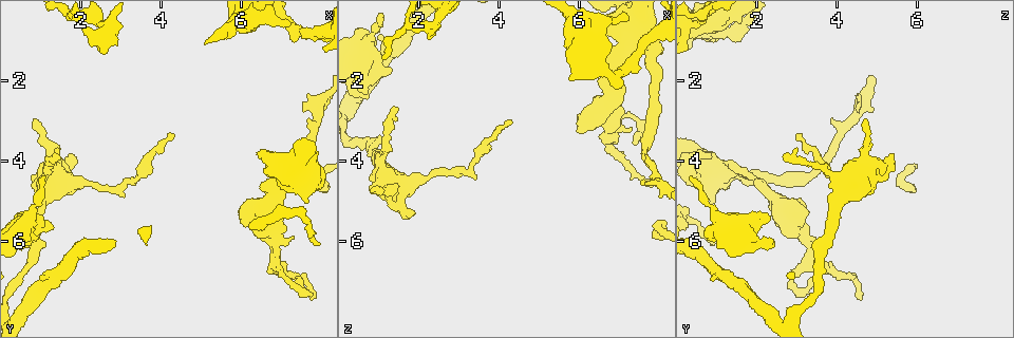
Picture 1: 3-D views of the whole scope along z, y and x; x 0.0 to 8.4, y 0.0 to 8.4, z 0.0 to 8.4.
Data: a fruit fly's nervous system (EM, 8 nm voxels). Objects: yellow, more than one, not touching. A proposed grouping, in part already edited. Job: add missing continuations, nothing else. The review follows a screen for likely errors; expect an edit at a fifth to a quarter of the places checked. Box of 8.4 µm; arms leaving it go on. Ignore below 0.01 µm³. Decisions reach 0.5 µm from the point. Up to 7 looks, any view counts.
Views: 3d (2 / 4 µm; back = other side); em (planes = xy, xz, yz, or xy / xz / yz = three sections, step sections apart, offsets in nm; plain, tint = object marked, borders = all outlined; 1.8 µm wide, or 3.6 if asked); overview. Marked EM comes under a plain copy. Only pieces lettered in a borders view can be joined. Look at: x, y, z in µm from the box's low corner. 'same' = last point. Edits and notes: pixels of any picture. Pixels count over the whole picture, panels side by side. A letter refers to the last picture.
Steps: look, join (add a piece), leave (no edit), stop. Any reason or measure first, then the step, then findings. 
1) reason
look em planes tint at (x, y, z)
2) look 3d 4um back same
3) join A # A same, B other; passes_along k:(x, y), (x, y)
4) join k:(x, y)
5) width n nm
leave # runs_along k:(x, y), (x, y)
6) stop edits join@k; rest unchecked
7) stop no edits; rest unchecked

free end
look 3d 4um at (1.35, 5.65, 1.75)

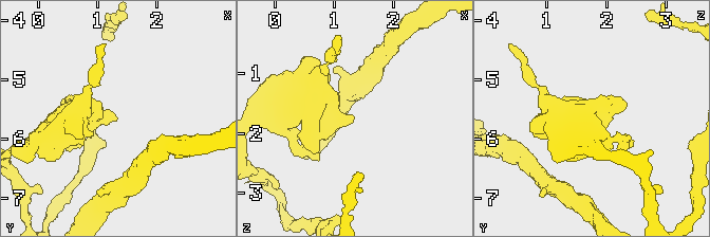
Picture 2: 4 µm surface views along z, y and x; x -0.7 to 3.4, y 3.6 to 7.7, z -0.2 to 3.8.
need the tissue
look em xz step 8 tint at (1.35, 5.70, 1.70)

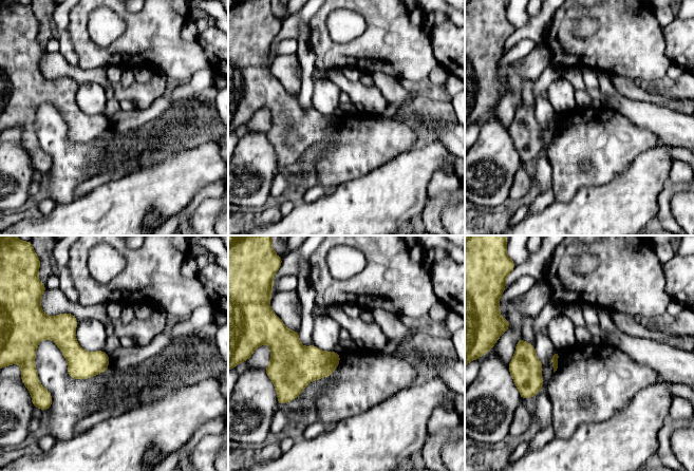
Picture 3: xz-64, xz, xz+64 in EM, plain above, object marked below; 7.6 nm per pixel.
cut it another way
look em xy step 4 borders same

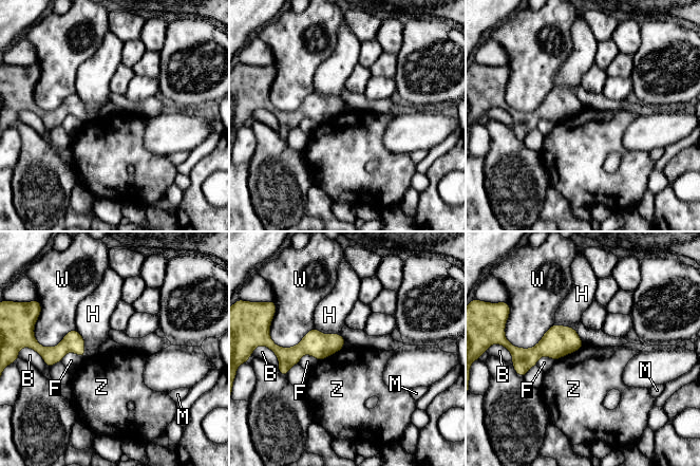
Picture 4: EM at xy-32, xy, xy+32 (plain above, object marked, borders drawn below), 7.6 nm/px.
leave # B other, F other, H other, M other, W other, Z other; border 4:(583, 345), (555, 360); none of them fits

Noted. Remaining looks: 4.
an open end
look 3d 2um at (1.85, 3.85, 5.40)

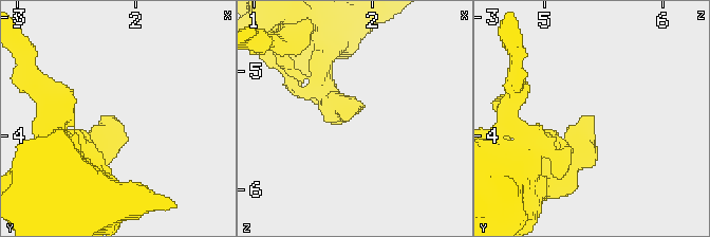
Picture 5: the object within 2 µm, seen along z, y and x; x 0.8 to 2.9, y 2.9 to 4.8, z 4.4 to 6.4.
shape alone is not enough
look em xz step 16 borders at (1.80, 3.82, 5.38)

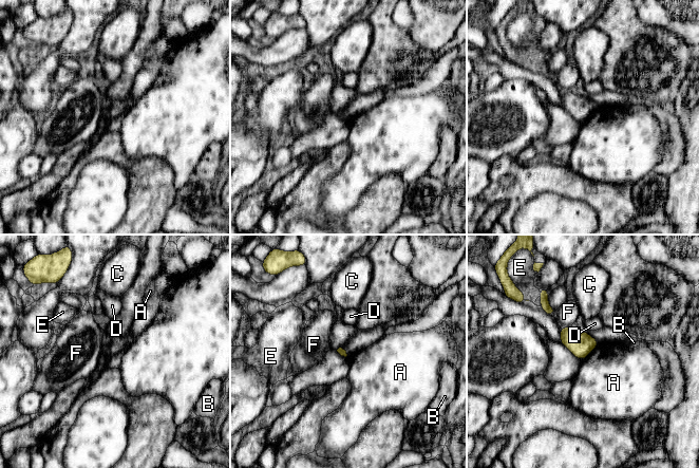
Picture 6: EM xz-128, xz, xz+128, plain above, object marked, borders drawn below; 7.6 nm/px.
look em planes borders same

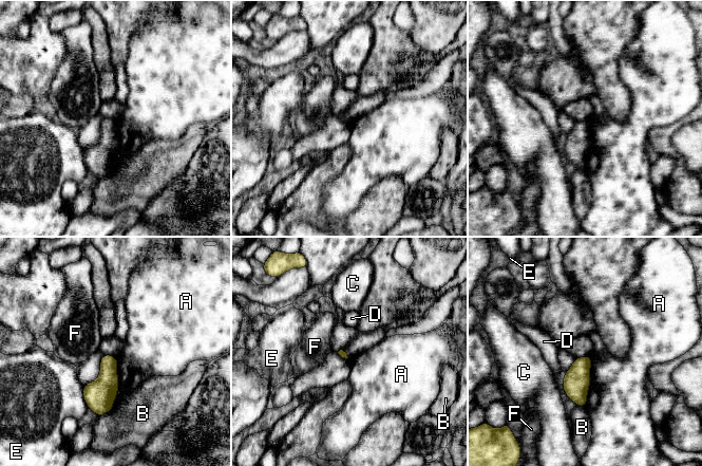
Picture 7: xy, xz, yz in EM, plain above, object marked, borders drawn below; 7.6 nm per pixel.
longest_contact A 380 nm
leave # A other, B other, C other, D other, E other, F other; border 7:(590, 356), (590, 385), (585, 406); none of them fits

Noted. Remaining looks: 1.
stop no edits; rest unchecked

